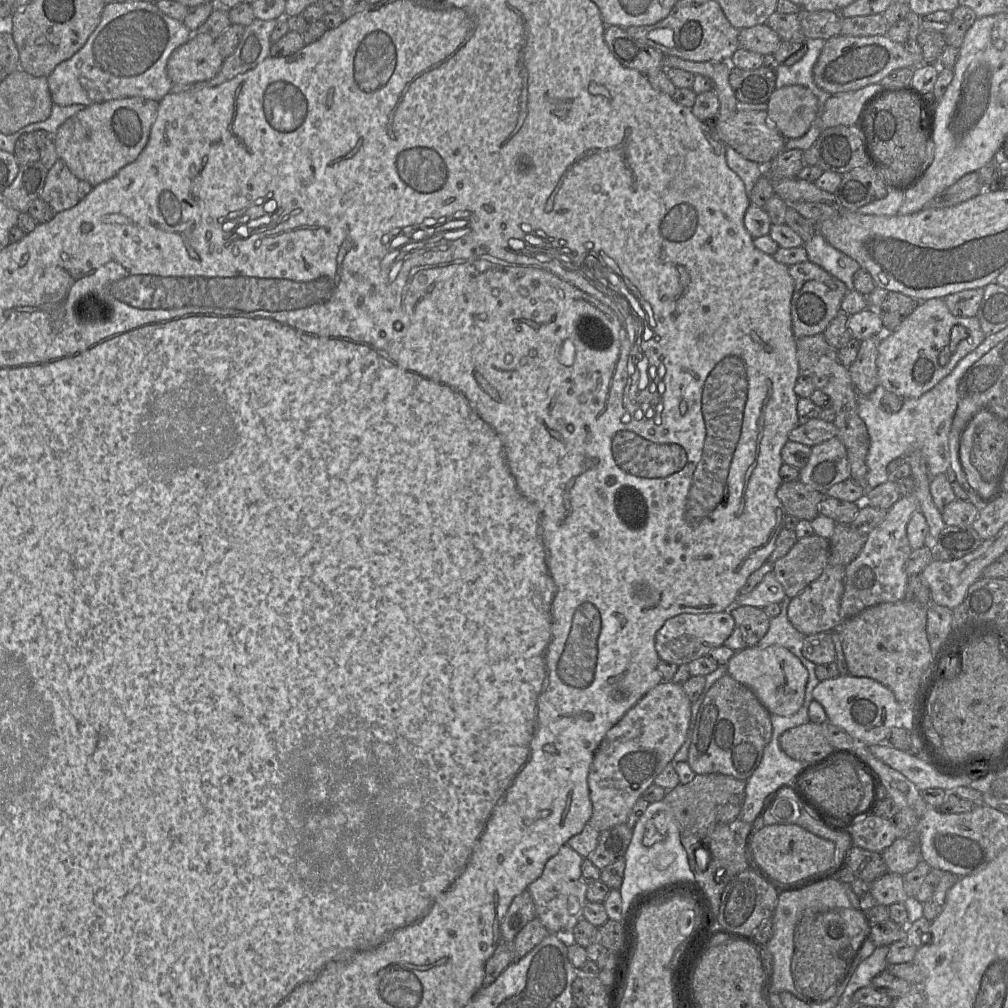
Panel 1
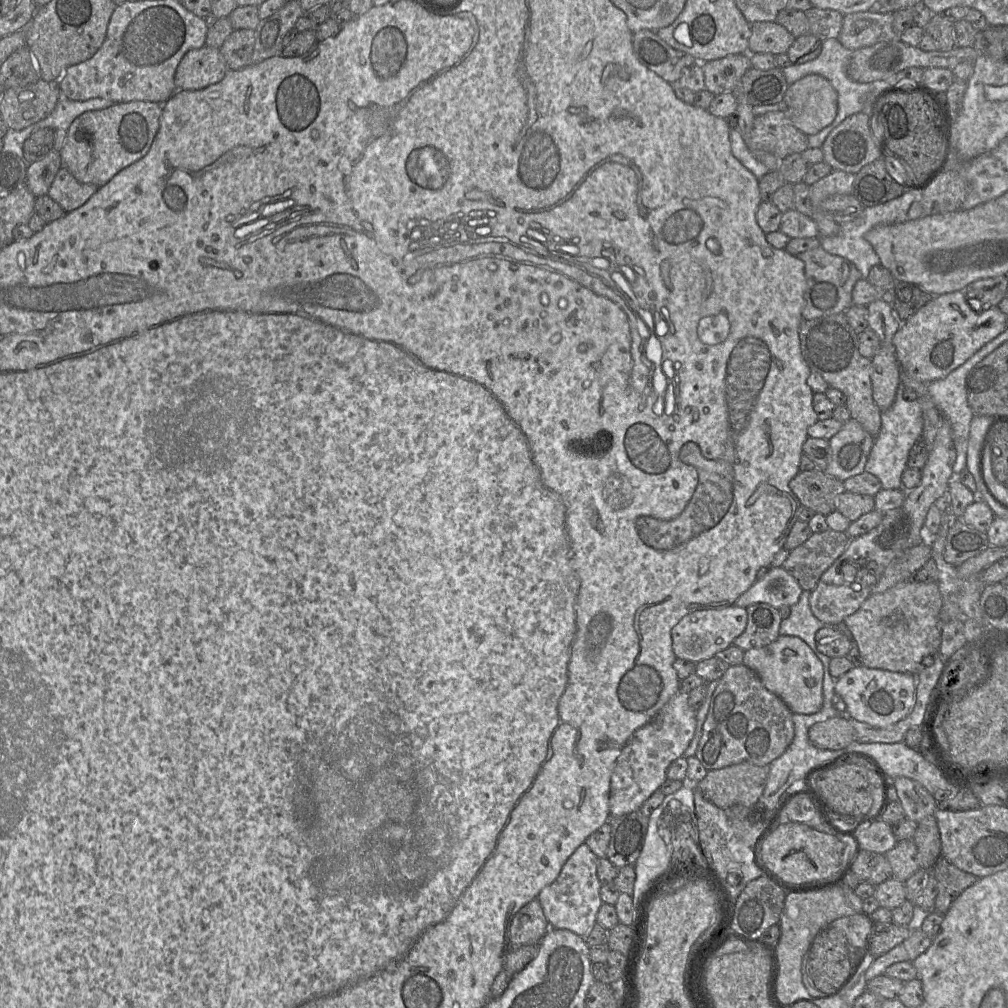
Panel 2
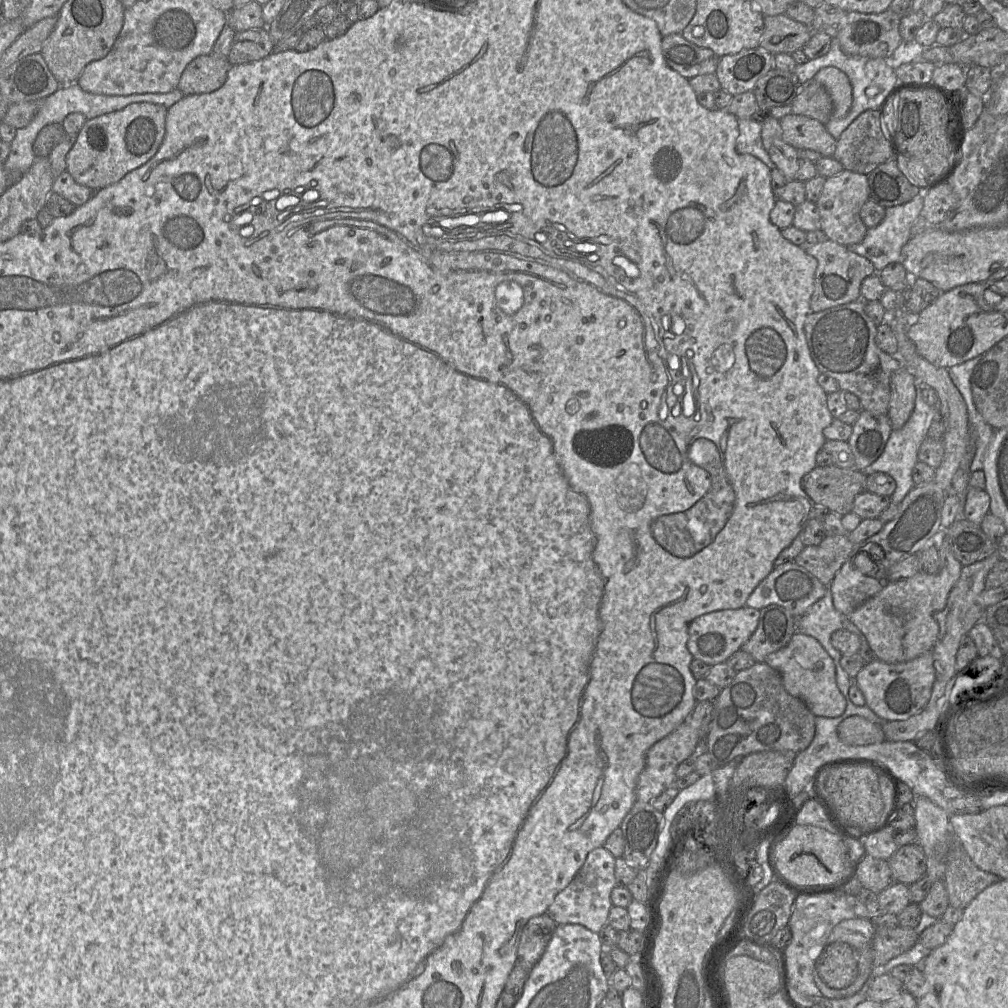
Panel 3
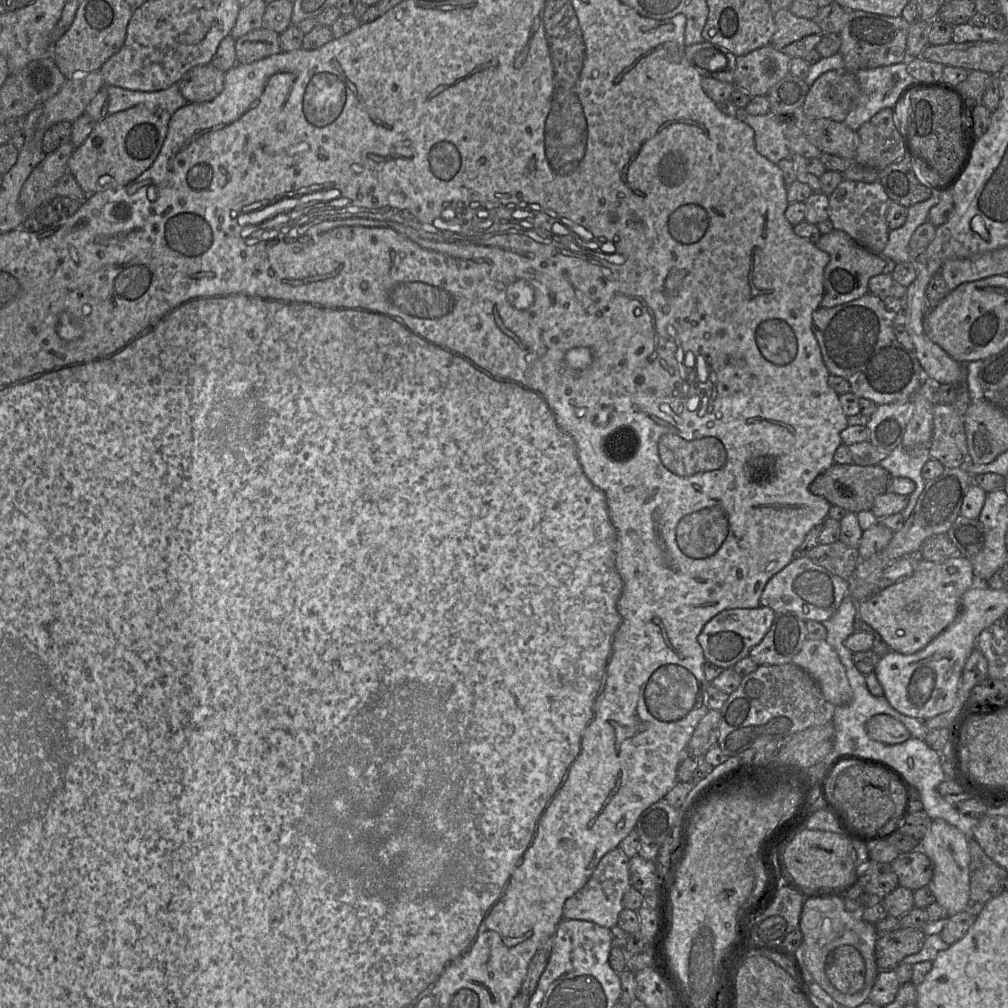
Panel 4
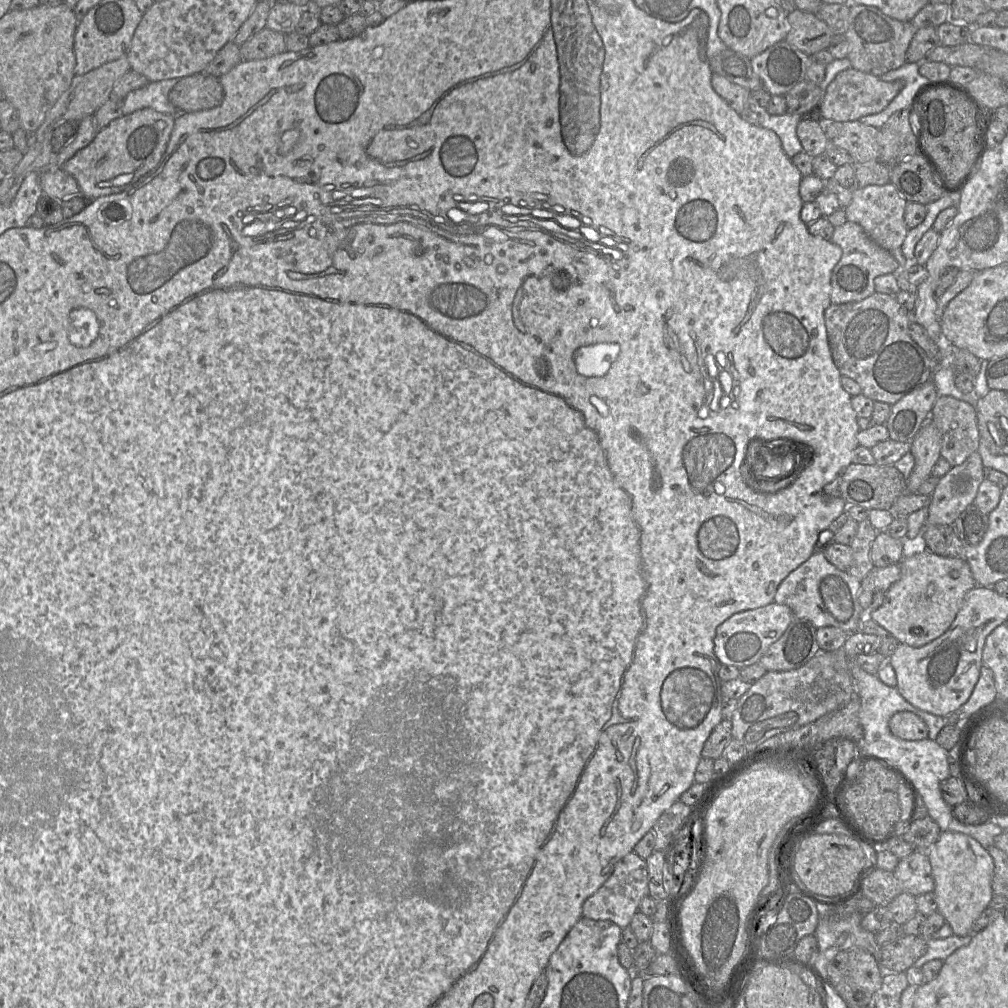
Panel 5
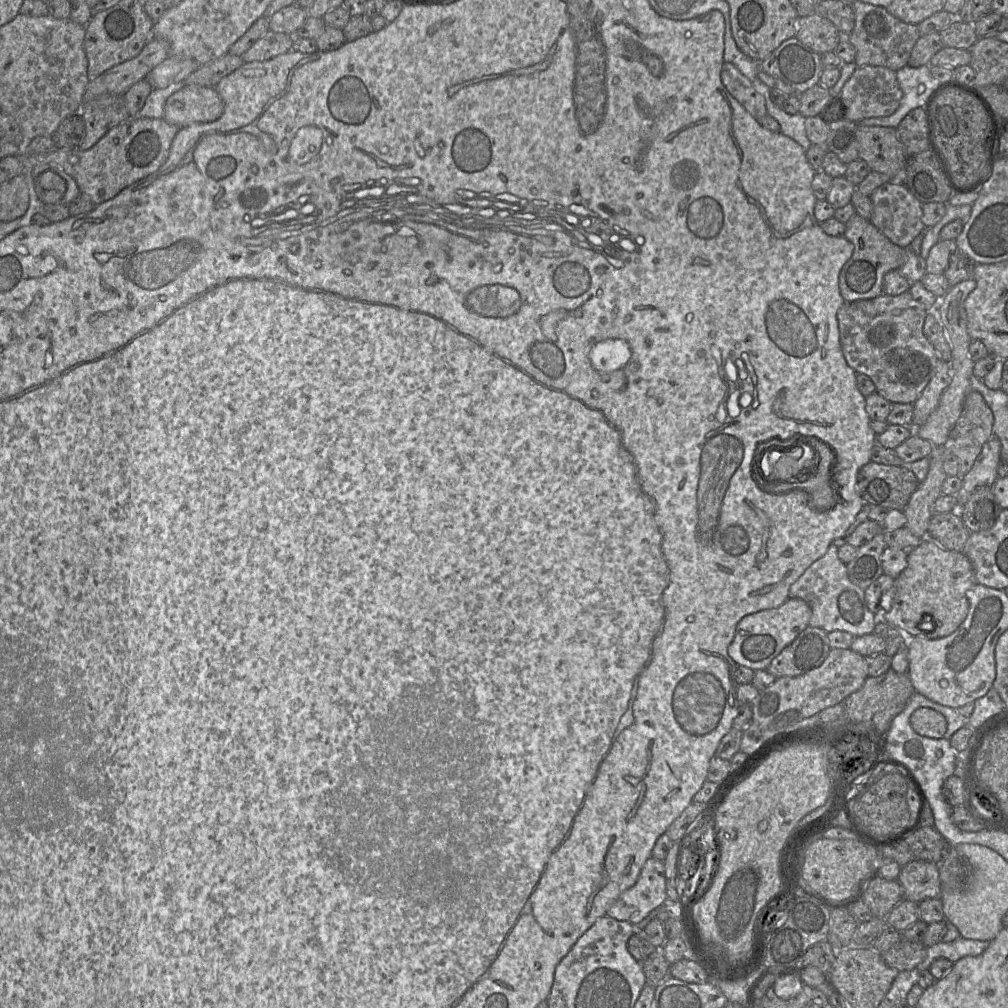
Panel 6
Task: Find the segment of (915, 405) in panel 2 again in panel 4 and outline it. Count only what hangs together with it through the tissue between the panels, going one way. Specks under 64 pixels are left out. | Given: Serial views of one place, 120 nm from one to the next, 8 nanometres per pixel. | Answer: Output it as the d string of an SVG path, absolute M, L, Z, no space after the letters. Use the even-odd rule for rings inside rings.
M901 445L893 449L878 465L885 468L892 477L906 477L915 483L916 490L902 511L906 520L911 514L926 480L921 475L921 470L926 461L930 459L928 446L906 449Z

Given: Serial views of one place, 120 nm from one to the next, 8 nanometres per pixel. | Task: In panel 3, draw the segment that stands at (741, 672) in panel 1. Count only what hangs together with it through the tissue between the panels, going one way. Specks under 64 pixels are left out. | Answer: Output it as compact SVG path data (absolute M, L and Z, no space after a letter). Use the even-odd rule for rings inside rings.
M796 632L786 646L767 655L764 663L779 672L785 690L802 700L813 715L836 717L845 711L848 699L837 687L835 663L815 638Z

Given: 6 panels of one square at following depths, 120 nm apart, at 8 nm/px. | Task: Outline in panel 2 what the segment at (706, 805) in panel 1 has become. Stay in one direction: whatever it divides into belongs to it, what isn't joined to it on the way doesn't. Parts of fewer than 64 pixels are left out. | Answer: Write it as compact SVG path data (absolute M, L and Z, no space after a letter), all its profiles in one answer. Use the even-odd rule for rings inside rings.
M742 762L721 769L709 770L697 786L707 800L721 809L733 805L753 807L757 805L763 793L768 774L769 764L758 766L750 762Z

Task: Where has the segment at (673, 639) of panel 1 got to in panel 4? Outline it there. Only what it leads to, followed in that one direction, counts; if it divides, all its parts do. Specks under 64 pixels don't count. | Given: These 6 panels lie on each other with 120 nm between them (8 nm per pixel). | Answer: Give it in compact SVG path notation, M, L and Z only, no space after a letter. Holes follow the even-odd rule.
M760 606L757 608L733 608L724 610L709 620L697 637L707 661L722 668L732 667L736 662L749 656L750 650L759 644L769 631L775 612Z

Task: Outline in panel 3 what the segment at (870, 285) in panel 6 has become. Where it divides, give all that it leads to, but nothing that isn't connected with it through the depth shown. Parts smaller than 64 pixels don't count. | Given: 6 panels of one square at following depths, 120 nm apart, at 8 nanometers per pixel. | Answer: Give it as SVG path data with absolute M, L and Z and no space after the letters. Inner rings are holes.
M830 239L805 249L808 255L816 258L818 265L814 277L814 291L810 299L811 312L820 312L835 306L861 299L862 281L876 273L872 262Z

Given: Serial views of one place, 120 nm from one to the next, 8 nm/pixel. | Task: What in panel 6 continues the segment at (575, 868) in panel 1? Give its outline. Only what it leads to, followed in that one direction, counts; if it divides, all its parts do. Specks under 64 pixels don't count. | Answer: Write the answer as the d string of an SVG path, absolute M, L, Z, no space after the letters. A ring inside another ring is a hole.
M650 857L636 883L608 908L606 916L637 925L667 899L663 861Z

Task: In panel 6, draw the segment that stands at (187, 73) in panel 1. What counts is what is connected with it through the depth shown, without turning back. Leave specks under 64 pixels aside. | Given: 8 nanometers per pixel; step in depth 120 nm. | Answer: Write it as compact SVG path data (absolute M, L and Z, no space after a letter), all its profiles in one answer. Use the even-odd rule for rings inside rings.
M185 85L166 100L163 119L181 128L213 122L223 111L223 101L214 87Z

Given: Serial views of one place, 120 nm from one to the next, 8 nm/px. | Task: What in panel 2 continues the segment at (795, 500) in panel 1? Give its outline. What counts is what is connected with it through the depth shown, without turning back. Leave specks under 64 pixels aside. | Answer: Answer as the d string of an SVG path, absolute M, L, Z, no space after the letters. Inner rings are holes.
M821 470L799 472L789 487L800 506L825 516L835 511L836 497L846 492L843 481Z

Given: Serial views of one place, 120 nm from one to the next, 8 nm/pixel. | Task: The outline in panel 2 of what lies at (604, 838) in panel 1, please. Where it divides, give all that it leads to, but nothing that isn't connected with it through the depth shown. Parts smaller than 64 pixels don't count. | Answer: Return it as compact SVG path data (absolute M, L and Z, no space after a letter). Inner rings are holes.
M639 810L610 818L611 837L606 858L617 868L636 863L648 829L649 817Z

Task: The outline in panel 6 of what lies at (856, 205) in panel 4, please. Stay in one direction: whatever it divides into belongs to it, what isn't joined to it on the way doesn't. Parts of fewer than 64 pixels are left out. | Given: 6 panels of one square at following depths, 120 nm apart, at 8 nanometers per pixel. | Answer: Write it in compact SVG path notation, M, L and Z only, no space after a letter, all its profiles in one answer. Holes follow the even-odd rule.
M887 182L869 198L872 202L870 223L901 248L927 229L921 220L922 203L902 183Z

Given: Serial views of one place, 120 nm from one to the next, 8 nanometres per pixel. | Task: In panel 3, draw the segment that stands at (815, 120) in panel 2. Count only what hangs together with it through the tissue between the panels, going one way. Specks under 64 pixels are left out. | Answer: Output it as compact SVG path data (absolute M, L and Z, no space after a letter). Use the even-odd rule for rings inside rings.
M826 67L819 70L814 80L825 87L833 102L833 112L830 120L844 117L852 105L852 86L848 76L840 69Z

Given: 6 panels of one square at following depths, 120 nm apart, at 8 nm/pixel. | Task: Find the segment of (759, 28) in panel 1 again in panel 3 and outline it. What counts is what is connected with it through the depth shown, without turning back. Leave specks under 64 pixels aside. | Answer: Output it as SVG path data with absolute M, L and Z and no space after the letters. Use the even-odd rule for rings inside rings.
M785 14L764 16L764 32L759 47L774 55L791 54L802 49L812 34L809 26Z

